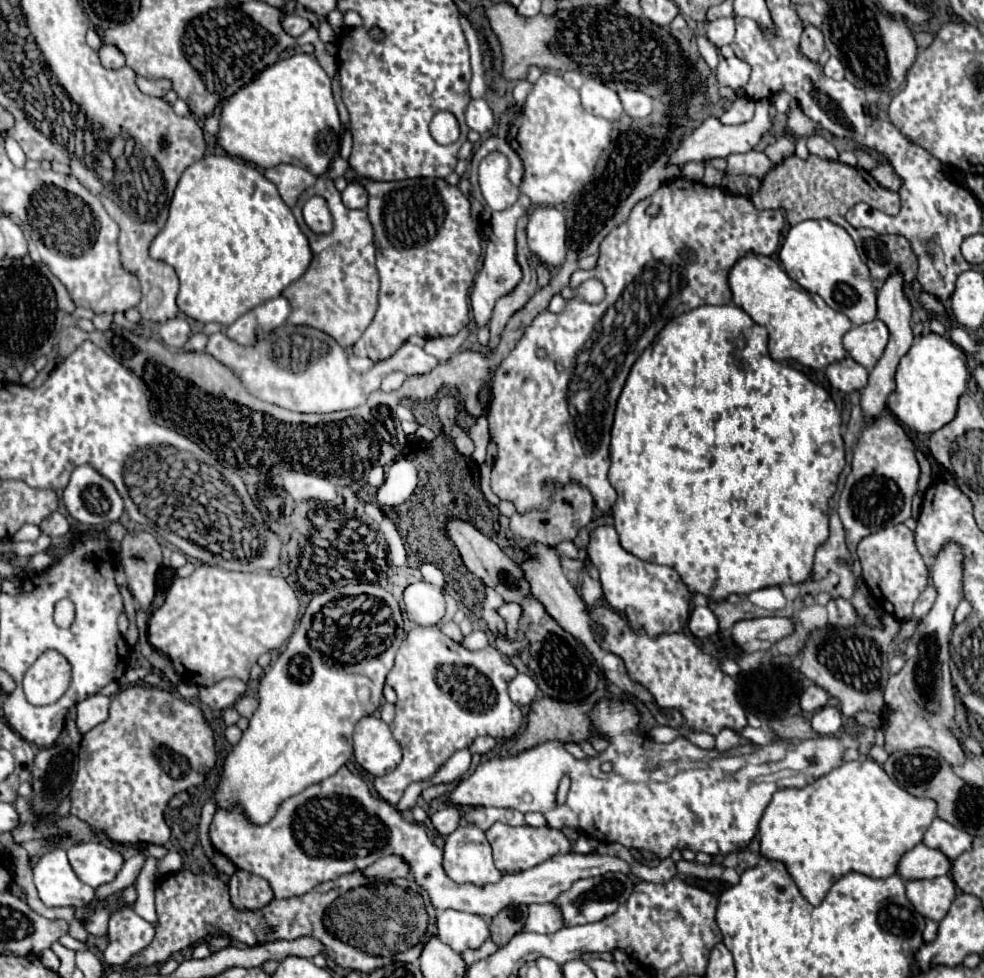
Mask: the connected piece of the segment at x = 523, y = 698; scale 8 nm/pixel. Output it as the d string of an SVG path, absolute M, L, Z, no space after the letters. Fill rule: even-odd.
M519 673L509 681L509 697L517 705L529 705L537 697L537 683L529 675Z

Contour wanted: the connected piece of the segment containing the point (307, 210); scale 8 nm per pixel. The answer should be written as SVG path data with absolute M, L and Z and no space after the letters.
M315 195L311 197L305 205L303 205L303 217L305 223L309 225L309 229L313 233L331 233L333 225L331 225L331 213L327 209L327 201L323 201L323 197Z

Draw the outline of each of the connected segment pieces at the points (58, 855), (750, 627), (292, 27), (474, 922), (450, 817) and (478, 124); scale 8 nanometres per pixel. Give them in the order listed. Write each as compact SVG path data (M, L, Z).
M53 849L35 863L33 881L47 907L85 907L93 901L93 887L77 879L63 849Z
M759 617L749 621L739 621L733 627L731 637L745 653L769 651L777 641L791 635L795 623L789 617Z
M289 15L283 19L283 29L291 35L291 37L299 37L303 35L307 29L311 27L311 23L303 17L297 17L297 15Z
M445 909L437 915L437 931L437 937L457 953L477 949L489 939L487 921L481 915L455 909Z
M447 805L445 809L437 811L435 815L431 815L433 827L437 829L437 833L441 833L443 837L447 837L449 833L453 833L461 821L461 813L455 805Z
M475 99L467 105L467 111L465 111L465 117L467 117L467 125L477 131L477 133L487 133L493 125L495 125L495 119L493 119L493 111L491 107L487 105L485 99Z

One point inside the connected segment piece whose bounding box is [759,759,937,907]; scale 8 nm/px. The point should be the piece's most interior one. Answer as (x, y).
(855, 818)

